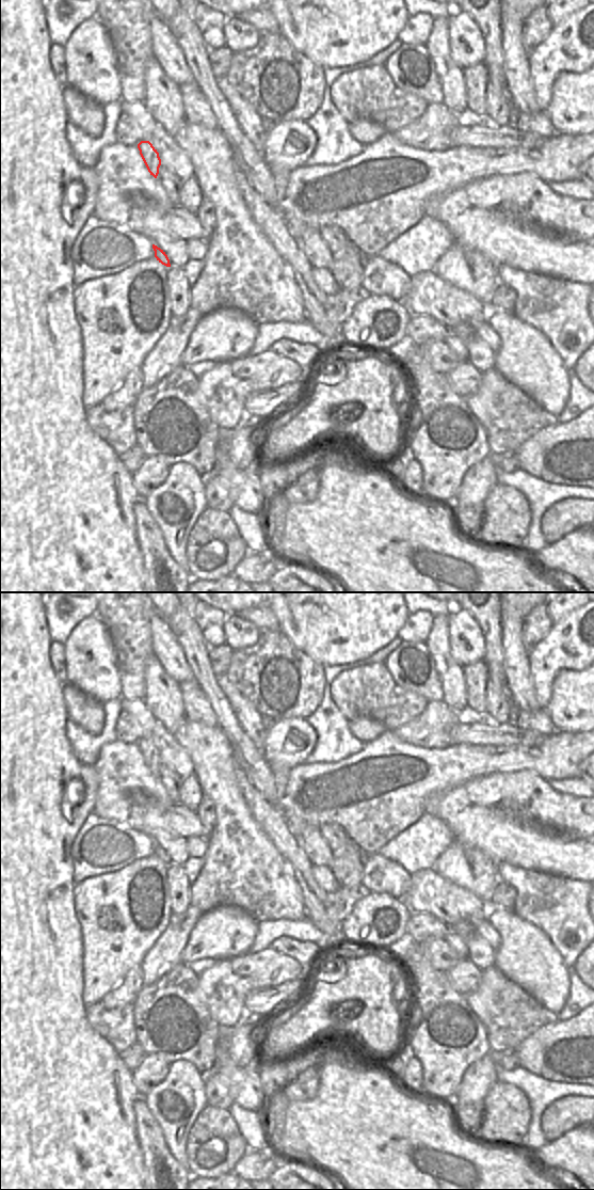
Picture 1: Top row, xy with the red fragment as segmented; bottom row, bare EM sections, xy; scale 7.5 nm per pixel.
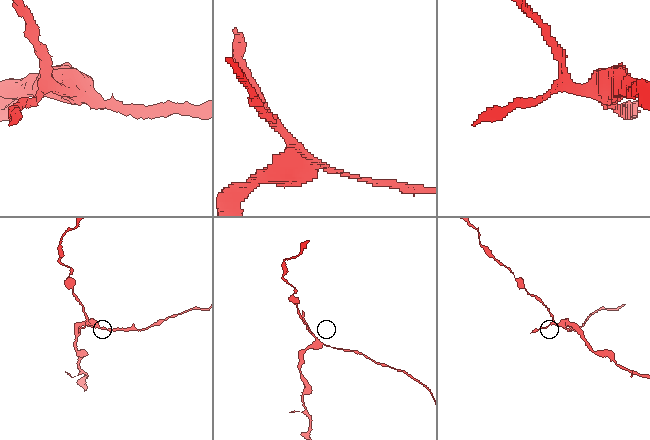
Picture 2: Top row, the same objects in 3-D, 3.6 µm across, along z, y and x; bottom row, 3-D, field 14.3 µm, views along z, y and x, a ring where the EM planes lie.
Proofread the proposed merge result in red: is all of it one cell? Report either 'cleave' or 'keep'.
keep

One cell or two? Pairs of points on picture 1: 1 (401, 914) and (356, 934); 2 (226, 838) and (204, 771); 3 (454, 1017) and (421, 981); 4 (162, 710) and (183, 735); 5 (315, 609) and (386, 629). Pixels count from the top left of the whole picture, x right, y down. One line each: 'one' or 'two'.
1: one
2: one
3: one
4: two
5: one

